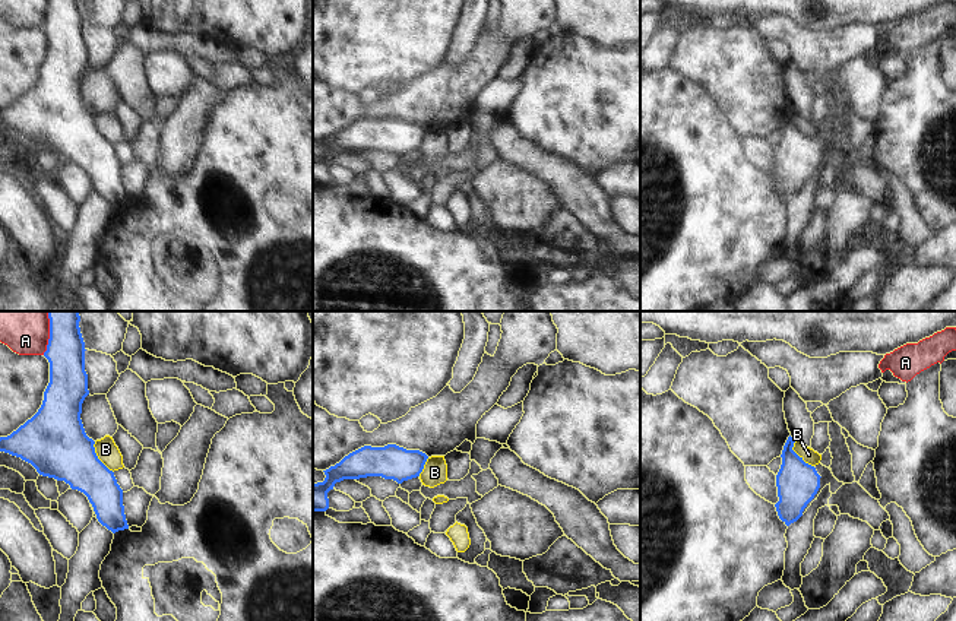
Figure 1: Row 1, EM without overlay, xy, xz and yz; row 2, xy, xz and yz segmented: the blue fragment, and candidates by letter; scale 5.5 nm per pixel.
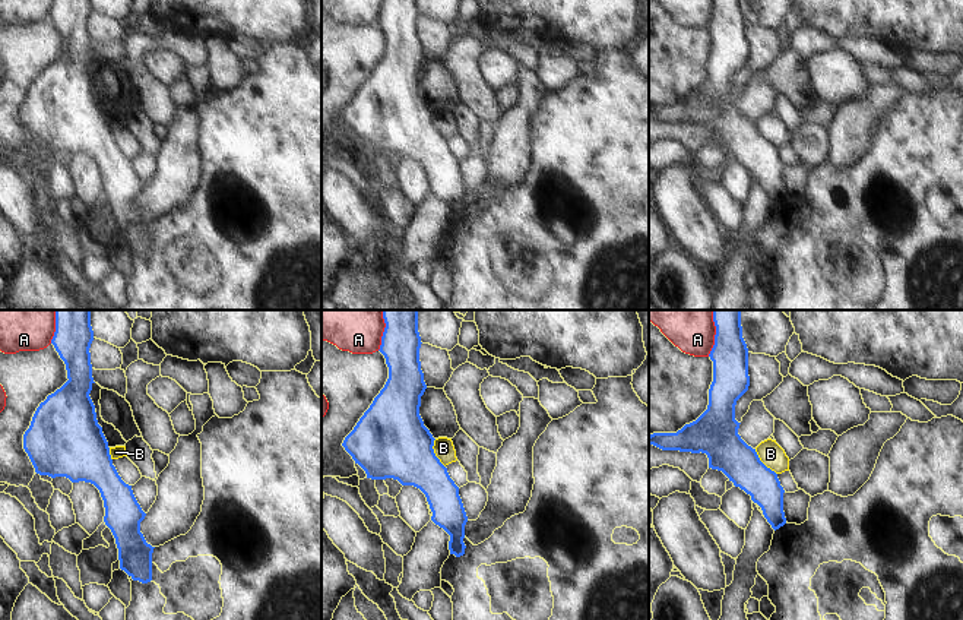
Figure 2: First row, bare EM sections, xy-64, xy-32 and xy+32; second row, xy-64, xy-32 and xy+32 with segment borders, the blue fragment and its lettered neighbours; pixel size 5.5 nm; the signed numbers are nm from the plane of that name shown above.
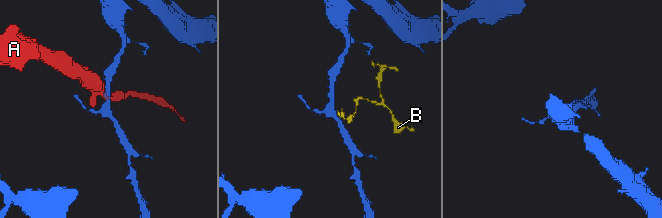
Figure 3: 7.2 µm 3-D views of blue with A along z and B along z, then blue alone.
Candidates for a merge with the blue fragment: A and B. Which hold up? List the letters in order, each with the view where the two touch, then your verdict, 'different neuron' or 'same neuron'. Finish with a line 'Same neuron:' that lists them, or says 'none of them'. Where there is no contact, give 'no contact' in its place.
A: xy | different neuron
B: xy | different neuron
Same neuron: none of them

